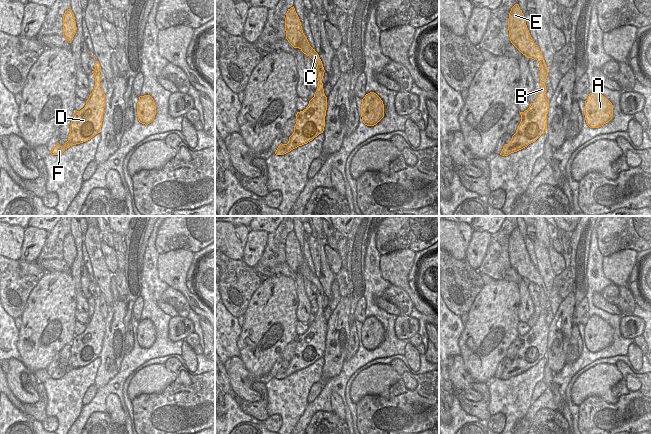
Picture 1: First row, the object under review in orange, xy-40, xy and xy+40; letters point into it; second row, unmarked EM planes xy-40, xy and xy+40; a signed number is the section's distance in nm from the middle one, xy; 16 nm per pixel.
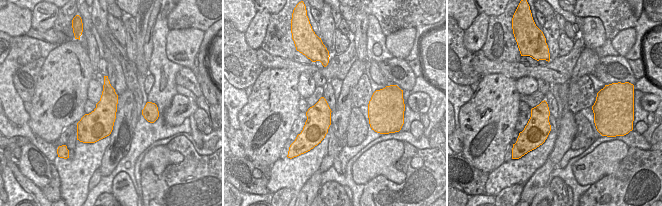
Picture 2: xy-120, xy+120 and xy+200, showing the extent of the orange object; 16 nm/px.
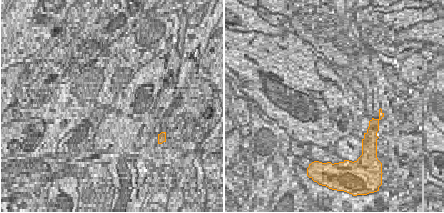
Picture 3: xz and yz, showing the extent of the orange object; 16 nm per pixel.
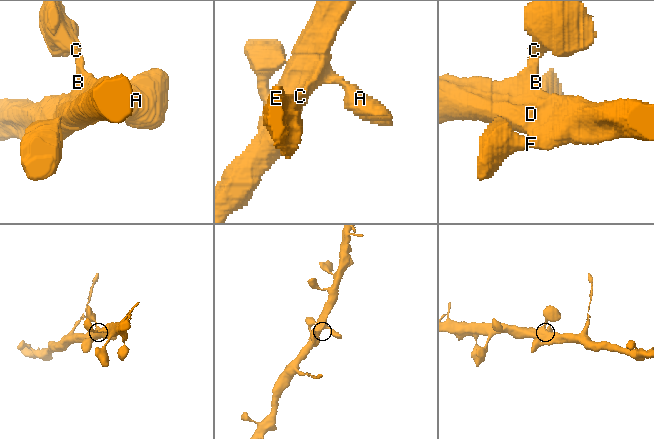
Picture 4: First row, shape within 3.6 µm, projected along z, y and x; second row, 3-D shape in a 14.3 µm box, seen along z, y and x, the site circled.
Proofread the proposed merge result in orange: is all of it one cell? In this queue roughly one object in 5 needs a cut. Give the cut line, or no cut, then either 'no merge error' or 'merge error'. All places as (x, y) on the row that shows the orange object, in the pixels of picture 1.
no cut | no merge error

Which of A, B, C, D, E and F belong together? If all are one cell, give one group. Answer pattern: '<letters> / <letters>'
A B C D E F

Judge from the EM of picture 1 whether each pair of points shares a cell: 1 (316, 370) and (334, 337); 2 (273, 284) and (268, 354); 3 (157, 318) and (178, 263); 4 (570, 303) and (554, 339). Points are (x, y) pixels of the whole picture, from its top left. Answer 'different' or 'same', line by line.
1: different
2: same
3: different
4: same

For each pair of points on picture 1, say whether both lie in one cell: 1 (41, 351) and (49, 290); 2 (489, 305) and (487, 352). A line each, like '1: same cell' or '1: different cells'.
1: same cell
2: same cell

